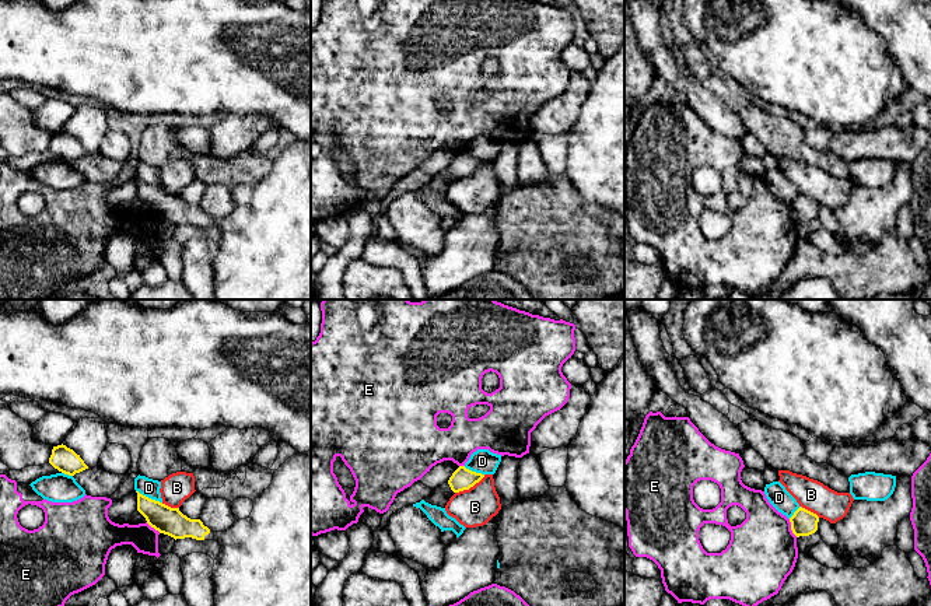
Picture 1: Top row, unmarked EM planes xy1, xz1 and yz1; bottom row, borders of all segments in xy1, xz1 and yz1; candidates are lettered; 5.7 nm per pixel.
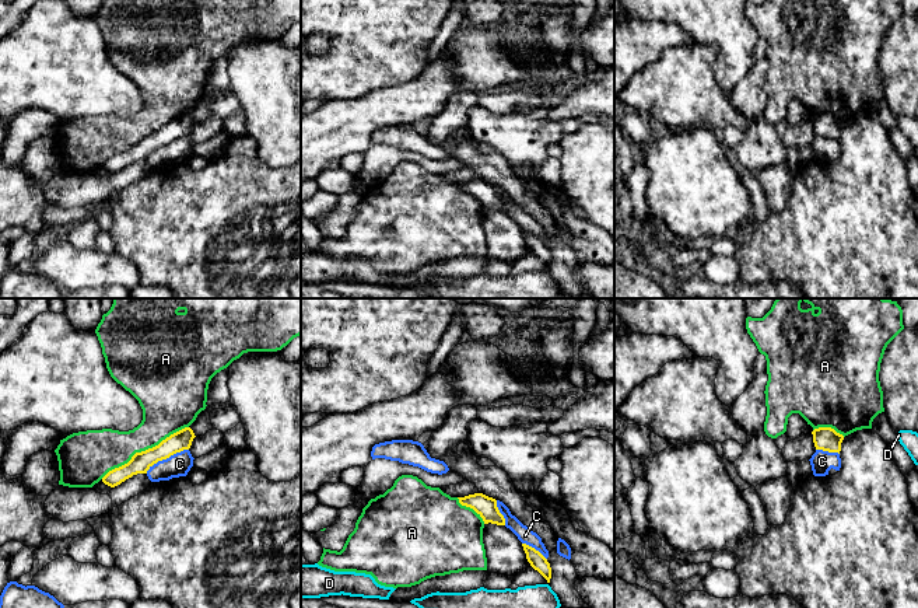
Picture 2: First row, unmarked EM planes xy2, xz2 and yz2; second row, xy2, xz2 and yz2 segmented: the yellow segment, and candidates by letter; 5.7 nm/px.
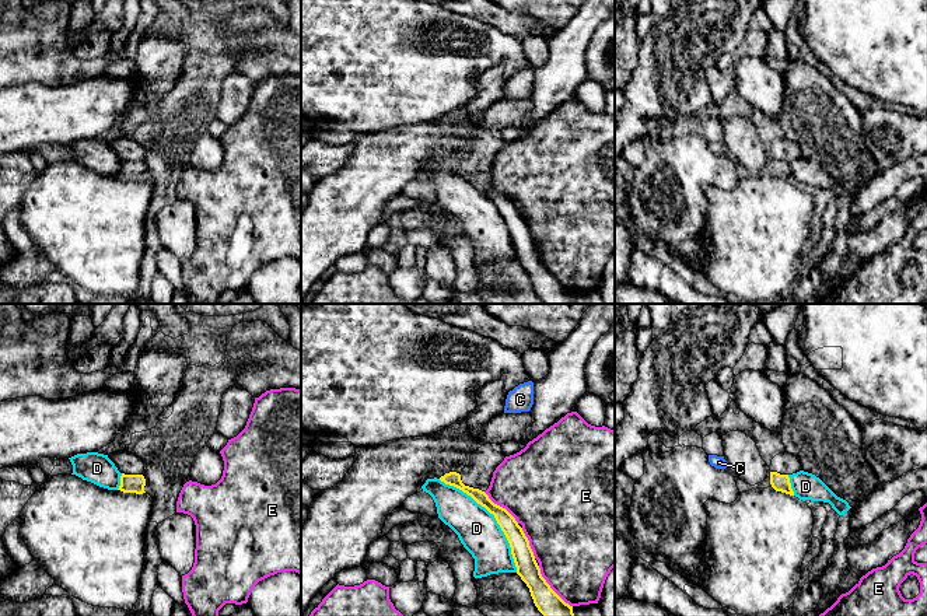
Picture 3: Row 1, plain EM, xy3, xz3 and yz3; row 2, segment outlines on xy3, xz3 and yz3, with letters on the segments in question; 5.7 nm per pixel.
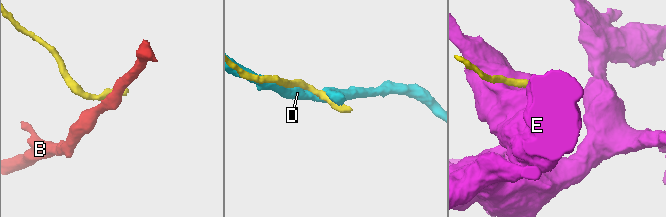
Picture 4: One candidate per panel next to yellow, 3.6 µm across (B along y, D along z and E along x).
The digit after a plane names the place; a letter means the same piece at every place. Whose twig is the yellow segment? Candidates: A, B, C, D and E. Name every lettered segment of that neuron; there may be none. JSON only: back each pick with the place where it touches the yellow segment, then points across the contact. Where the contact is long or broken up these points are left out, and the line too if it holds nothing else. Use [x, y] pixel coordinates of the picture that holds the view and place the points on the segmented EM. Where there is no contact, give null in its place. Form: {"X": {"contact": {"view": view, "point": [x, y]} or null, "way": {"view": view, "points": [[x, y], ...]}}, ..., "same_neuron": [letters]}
{"same_neuron": []}

